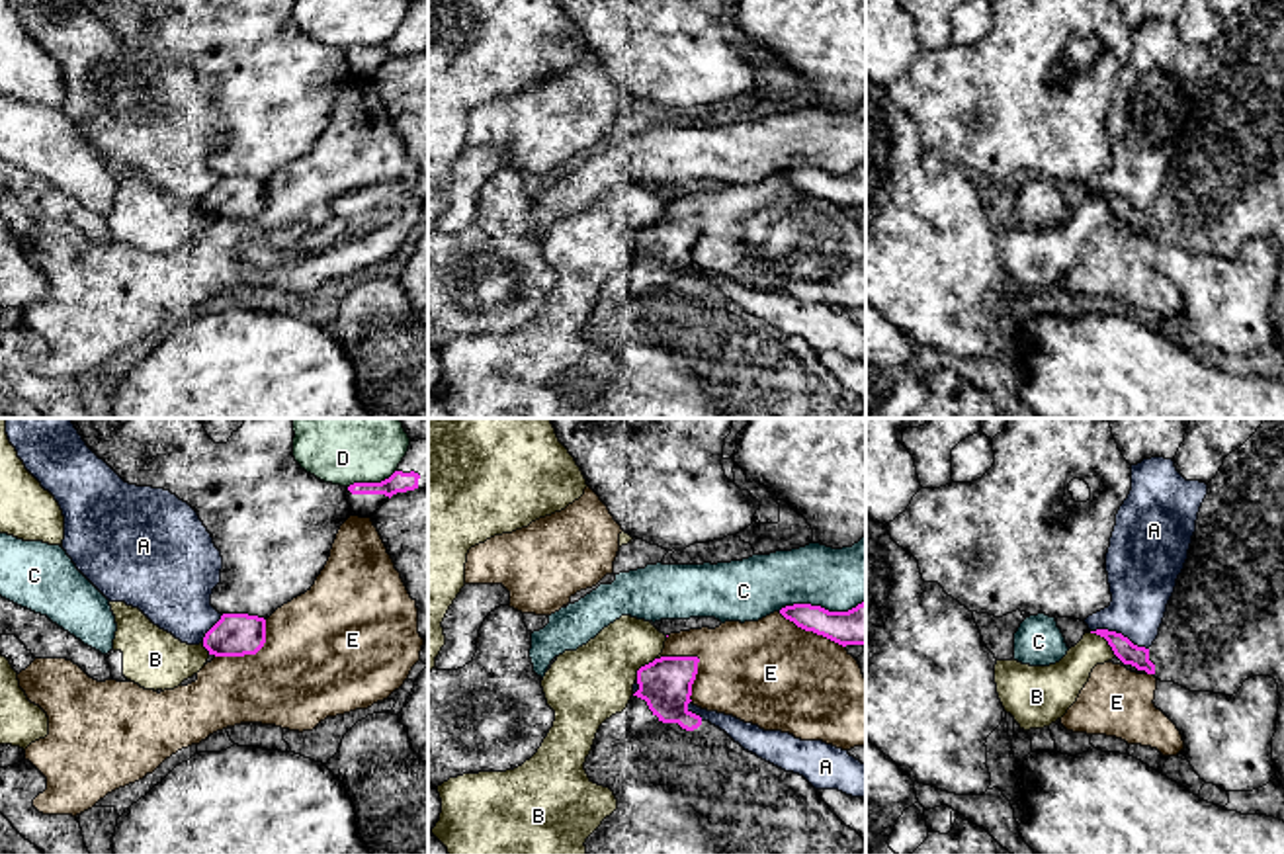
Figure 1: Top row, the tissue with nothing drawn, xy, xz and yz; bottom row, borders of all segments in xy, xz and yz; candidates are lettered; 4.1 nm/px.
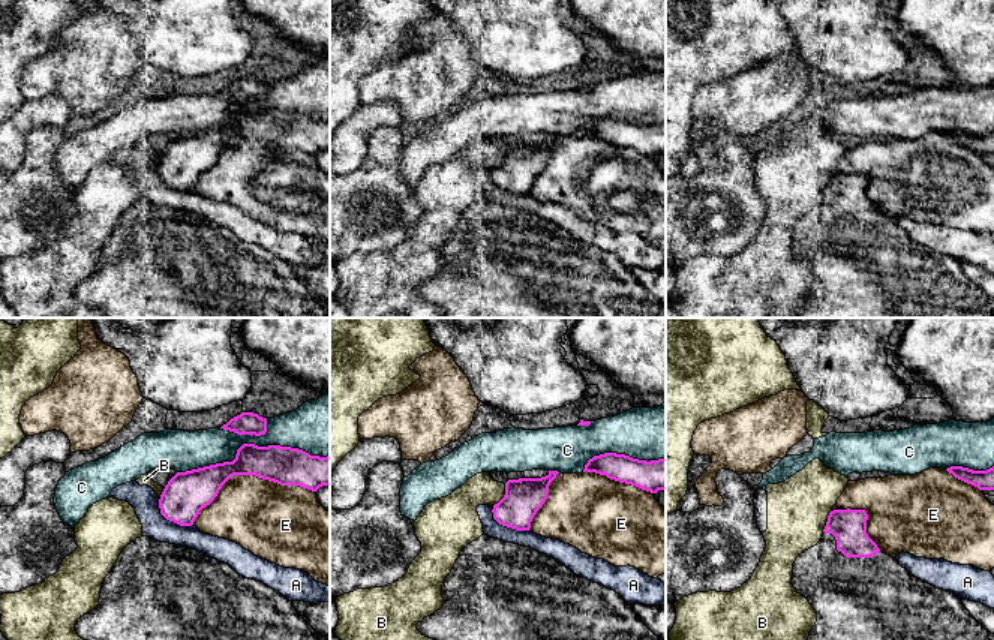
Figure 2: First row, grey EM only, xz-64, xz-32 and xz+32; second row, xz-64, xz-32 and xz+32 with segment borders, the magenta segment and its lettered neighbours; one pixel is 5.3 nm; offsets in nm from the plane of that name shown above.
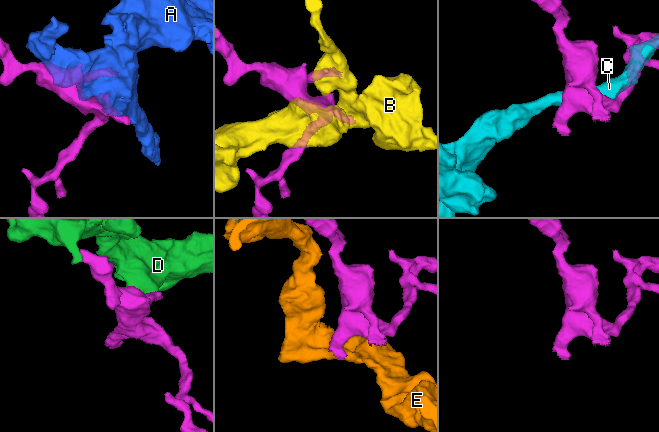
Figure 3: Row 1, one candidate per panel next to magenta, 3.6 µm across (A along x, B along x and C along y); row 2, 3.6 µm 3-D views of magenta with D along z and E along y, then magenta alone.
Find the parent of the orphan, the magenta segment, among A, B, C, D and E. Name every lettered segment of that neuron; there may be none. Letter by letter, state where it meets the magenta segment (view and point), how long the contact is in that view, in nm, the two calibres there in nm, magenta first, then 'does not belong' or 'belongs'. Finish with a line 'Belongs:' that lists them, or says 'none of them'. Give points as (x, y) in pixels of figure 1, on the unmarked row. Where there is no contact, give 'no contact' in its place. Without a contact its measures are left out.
A: yz (1120, 196) | 260 nm | 90/280 nm | does not belong
B: yz (1105, 200) | 160 nm | 90/160 nm | does not belong
C: xz (821, 170) | 360 nm | 160/260 nm | does not belong
D: xy (372, 45) | 220 nm | 90/190 nm | does not belong
E: xz (698, 221) | 240 nm | 220/420 nm | does not belong
Belongs: none of them

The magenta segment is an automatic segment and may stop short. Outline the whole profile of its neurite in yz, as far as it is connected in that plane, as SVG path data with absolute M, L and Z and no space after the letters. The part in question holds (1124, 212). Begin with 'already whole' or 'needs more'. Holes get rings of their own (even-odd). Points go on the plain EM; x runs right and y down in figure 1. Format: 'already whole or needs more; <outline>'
needs more; M1249 0L1208 45L1188 121L1153 207L1137 209L1108 192L1091 195L1104 199L1124 227L1190 254L1233 258L1253 238L1274 240L1280 266L1272 322L1284 348L1284 0Z

